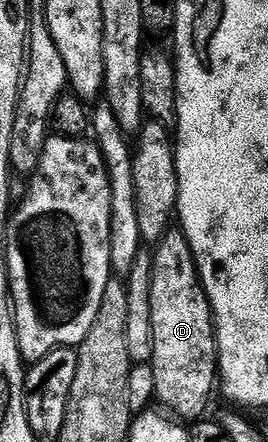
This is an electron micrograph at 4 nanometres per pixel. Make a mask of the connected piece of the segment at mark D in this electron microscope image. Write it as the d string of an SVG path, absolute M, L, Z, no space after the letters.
M169 231L155 242L152 256L152 278L149 281L150 319L152 320L153 355L150 362L154 371L155 400L165 405L165 410L173 409L180 419L192 417L200 419L208 409L212 389L218 385L218 354L216 352L216 327L212 319L212 308L204 294L200 276L196 274L196 260L188 246L183 232Z

